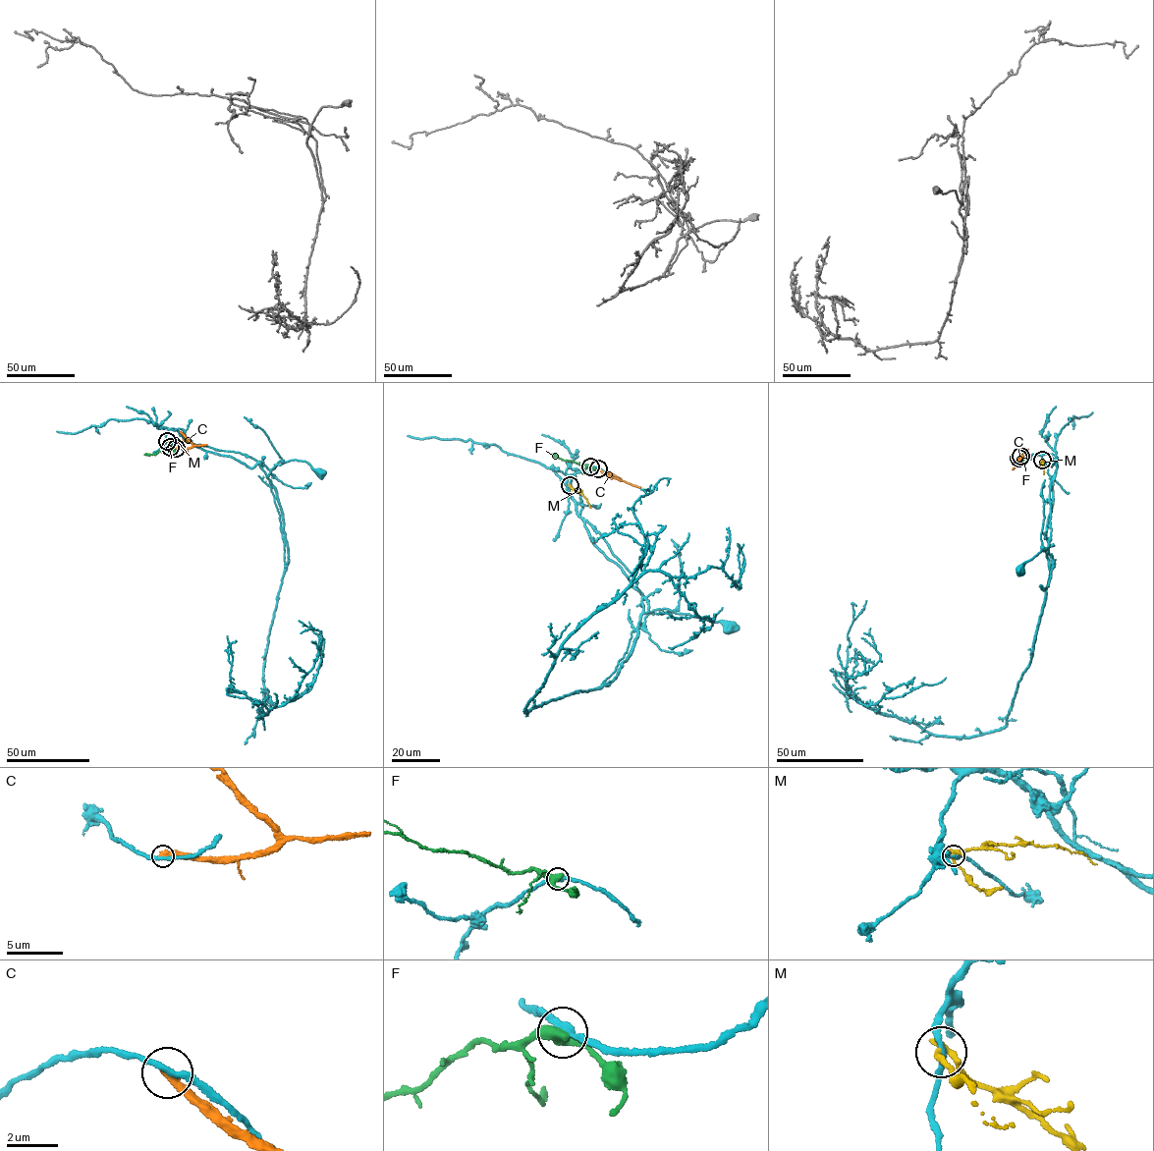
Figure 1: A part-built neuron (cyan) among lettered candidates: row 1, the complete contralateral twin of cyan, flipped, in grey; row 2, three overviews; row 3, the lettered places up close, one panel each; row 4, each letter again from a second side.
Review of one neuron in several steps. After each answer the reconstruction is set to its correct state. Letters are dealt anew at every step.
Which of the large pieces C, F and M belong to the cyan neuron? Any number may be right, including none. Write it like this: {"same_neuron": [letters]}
{"same_neuron": []}

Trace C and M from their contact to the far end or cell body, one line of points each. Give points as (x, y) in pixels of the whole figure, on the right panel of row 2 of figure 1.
C: (1017, 458), (1016, 465), (1028, 449)
M: (1043, 460), (1043, 474)

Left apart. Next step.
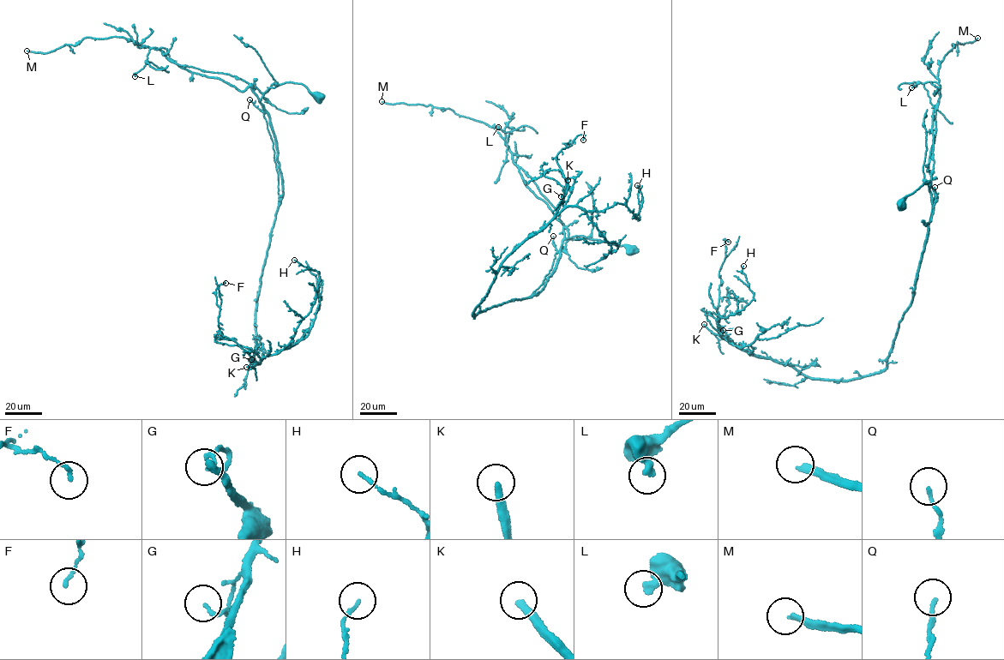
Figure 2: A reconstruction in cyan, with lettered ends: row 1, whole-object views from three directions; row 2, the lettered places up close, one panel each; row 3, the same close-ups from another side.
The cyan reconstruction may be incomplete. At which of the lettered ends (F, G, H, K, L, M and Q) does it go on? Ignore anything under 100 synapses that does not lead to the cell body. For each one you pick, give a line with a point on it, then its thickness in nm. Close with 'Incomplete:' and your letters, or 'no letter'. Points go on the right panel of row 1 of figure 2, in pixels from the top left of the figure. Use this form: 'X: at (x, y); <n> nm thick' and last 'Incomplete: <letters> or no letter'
K: at (704, 324); 280 nm thick
M: at (977, 38); 240 nm thick
Incomplete: K, M

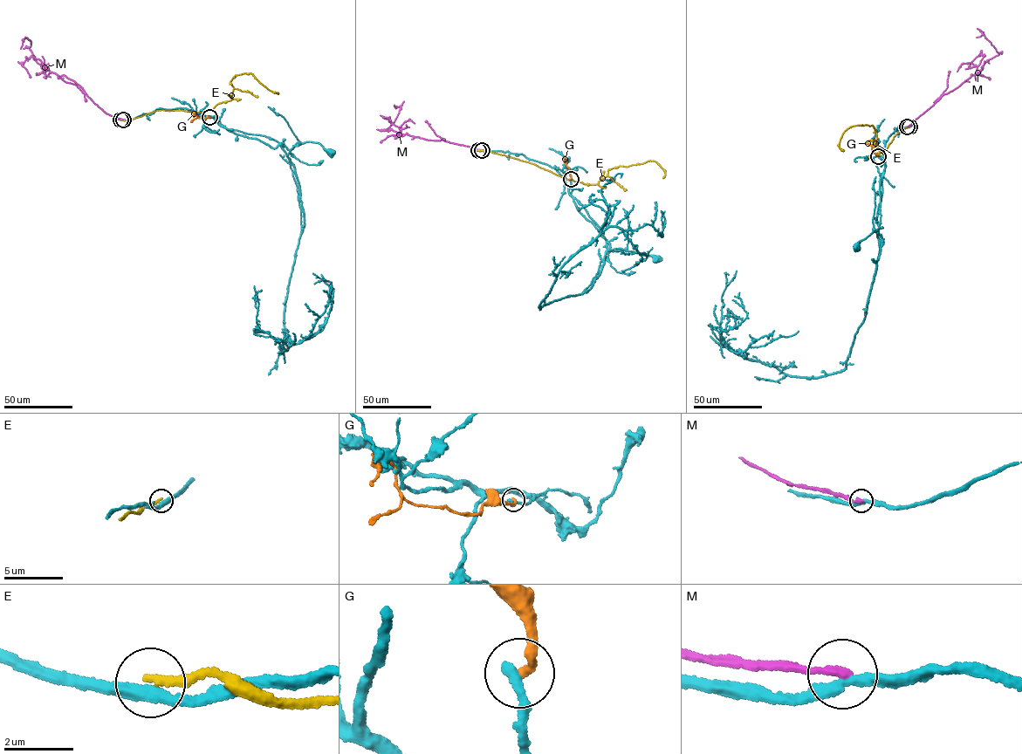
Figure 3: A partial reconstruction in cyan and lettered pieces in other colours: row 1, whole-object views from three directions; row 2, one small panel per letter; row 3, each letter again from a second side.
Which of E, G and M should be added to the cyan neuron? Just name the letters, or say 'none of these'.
none of these

